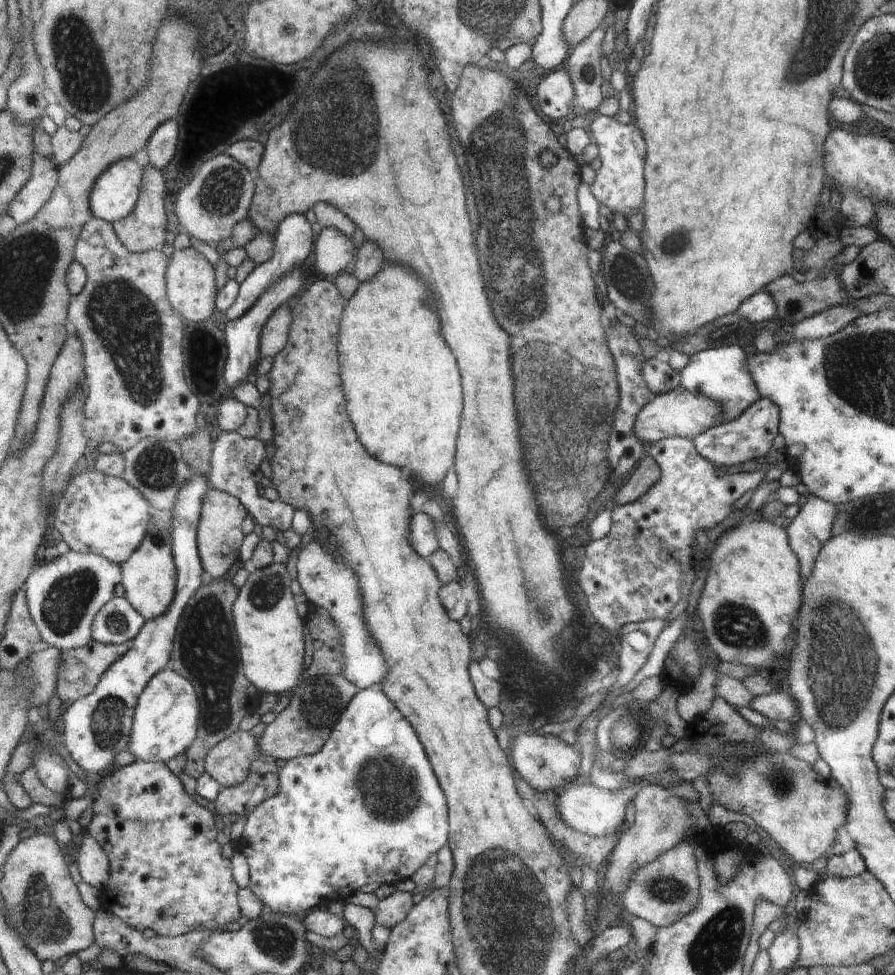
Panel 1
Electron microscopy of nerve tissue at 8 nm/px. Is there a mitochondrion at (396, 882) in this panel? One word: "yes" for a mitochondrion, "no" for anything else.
no

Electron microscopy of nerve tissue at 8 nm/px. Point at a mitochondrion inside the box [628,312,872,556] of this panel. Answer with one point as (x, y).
(728, 333)

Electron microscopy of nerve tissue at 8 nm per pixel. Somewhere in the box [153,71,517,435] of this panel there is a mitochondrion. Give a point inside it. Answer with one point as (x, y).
(220, 193)

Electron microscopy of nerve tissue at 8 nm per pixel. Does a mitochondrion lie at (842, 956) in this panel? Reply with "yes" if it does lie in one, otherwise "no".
no

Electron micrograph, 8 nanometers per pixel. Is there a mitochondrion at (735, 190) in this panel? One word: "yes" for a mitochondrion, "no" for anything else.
no

